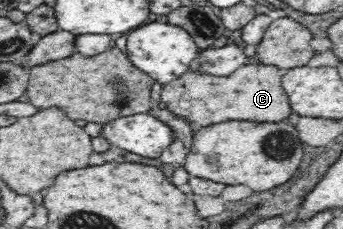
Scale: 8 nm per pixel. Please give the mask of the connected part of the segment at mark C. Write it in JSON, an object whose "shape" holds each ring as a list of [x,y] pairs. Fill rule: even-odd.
{"shape":[[[248,64],[225,77],[185,72],[181,77],[165,84],[160,99],[167,103],[167,109],[171,113],[182,115],[195,127],[205,127],[221,121],[281,123],[293,111],[287,92],[282,87],[279,70],[277,66]]]}

